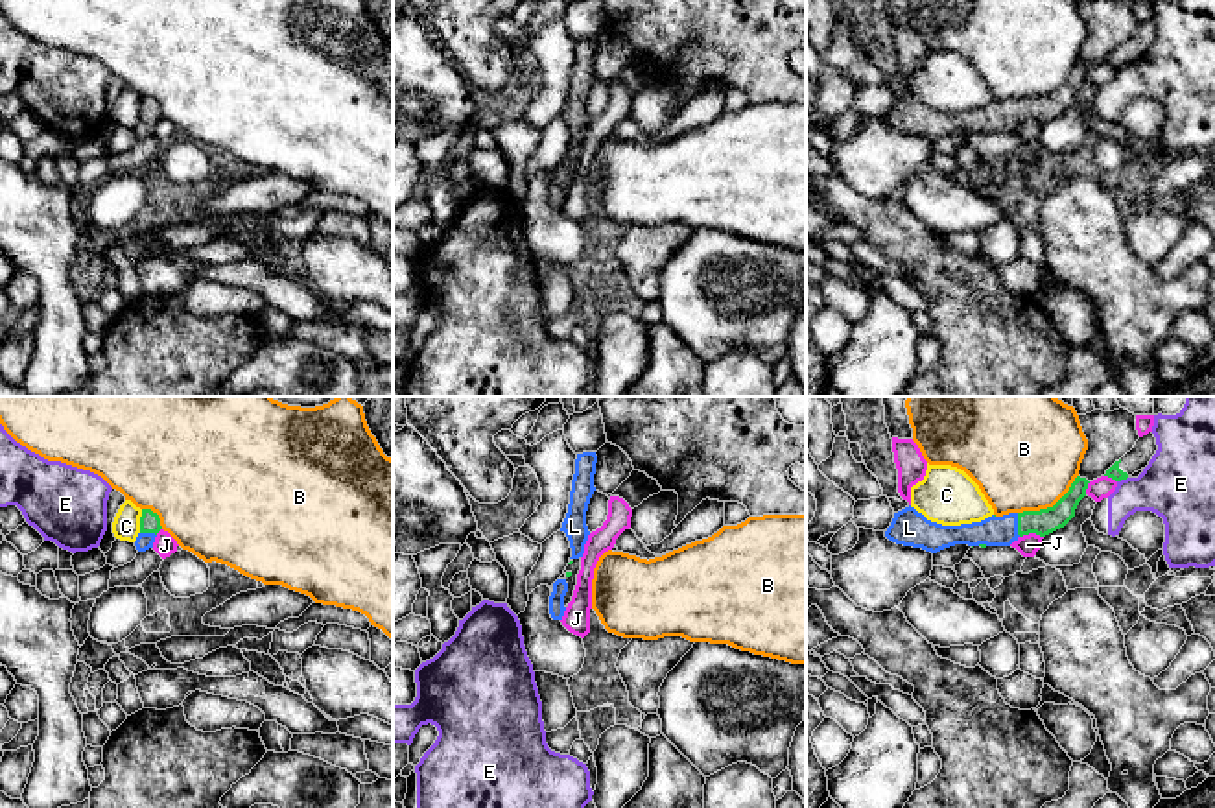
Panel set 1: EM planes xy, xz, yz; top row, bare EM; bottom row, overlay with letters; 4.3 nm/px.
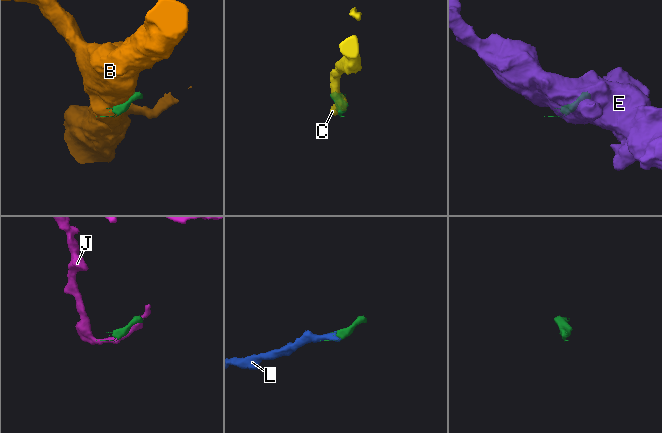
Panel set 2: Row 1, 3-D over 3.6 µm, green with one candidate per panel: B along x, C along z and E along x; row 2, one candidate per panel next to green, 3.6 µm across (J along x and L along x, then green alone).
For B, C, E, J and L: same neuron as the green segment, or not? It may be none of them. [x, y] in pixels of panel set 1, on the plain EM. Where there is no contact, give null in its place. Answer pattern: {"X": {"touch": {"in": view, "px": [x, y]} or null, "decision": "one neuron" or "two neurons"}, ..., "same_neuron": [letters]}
{"B": {"touch": {"in": "yz", "px": [1049, 95]}, "decision": "two neurons"}, "C": {"touch": {"in": "xy", "px": [141, 107]}, "decision": "two neurons"}, "E": {"touch": {"in": "yz", "px": [1121, 65]}, "decision": "two neurons"}, "J": {"touch": {"in": "yz", "px": [1031, 118]}, "decision": "two neurons"}, "L": {"touch": {"in": "yz", "px": [1018, 111]}, "decision": "one neuron"}, "same_neuron": ["L"]}

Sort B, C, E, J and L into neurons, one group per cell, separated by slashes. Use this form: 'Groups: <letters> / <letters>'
Groups: B / C / E / J / L

